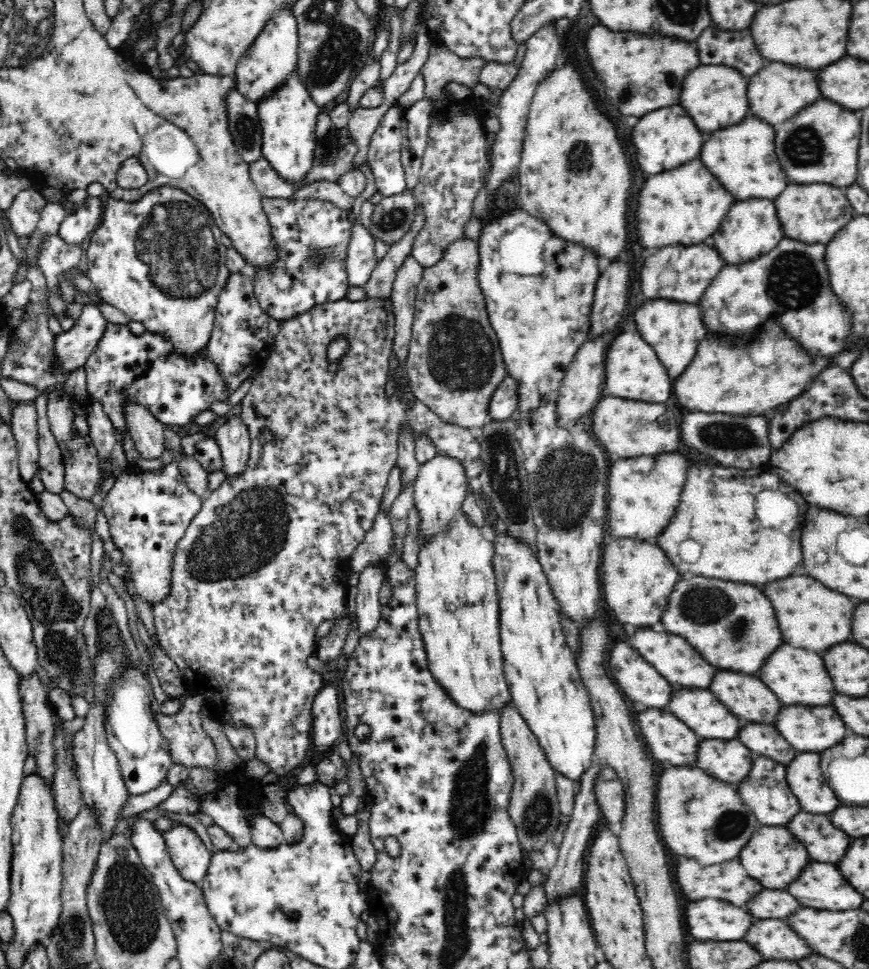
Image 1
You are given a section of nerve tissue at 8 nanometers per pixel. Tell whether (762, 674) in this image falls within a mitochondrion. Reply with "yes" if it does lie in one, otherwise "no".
no

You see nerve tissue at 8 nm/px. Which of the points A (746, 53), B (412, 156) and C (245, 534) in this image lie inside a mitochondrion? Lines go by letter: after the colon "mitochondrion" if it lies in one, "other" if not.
A: other
B: other
C: mitochondrion

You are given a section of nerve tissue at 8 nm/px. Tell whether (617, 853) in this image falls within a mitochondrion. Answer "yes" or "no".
no

